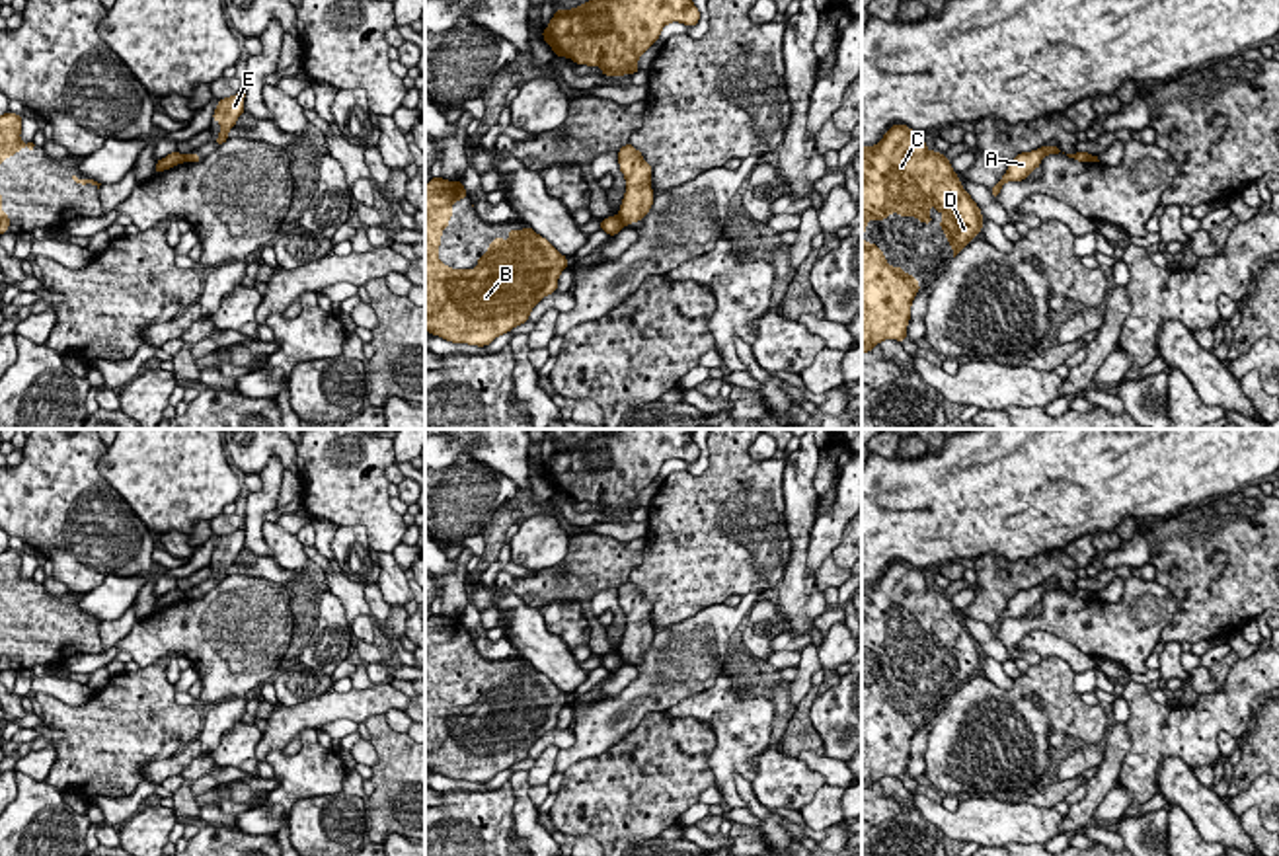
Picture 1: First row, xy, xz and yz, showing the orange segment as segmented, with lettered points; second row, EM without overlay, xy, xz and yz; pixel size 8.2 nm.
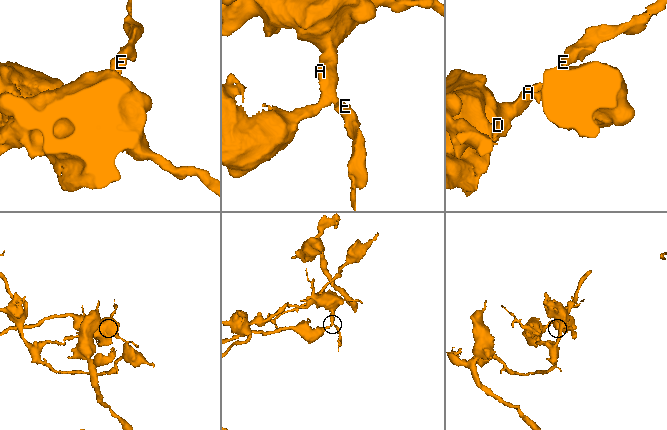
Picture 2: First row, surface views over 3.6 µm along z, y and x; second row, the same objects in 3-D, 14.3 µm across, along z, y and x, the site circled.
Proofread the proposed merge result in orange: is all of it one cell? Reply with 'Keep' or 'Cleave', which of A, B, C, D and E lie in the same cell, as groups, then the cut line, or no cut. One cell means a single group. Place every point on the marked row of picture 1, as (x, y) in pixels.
Cleave. Groups: A C D E / B. Split along xz (619, 215), (624, 225)

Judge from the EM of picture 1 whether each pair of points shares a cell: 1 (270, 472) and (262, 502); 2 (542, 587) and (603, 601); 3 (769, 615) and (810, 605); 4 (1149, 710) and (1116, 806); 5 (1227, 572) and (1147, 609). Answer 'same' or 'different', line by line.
1: same
2: different
3: different
4: different
5: different

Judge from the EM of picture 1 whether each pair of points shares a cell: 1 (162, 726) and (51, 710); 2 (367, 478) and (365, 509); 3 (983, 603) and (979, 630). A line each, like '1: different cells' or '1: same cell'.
1: same cell
2: same cell
3: different cells

